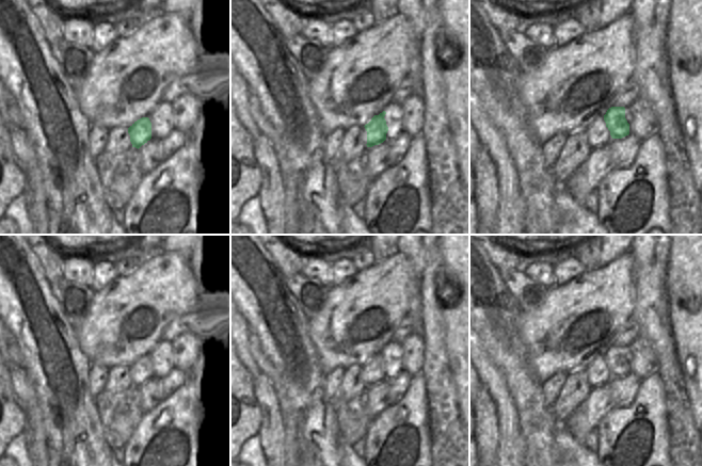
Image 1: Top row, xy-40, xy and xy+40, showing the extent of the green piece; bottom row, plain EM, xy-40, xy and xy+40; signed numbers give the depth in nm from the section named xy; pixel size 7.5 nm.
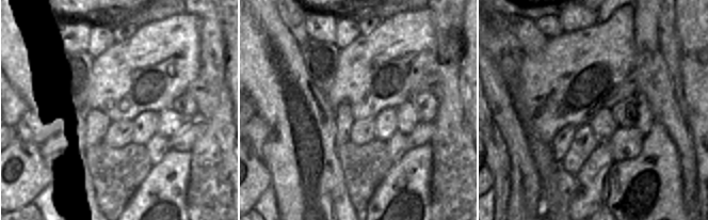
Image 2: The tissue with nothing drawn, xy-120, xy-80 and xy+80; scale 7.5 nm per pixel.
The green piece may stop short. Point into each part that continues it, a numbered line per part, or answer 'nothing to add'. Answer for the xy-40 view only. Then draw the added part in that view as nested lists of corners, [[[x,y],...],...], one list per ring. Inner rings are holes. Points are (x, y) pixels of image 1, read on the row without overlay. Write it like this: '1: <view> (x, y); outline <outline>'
nothing to add

